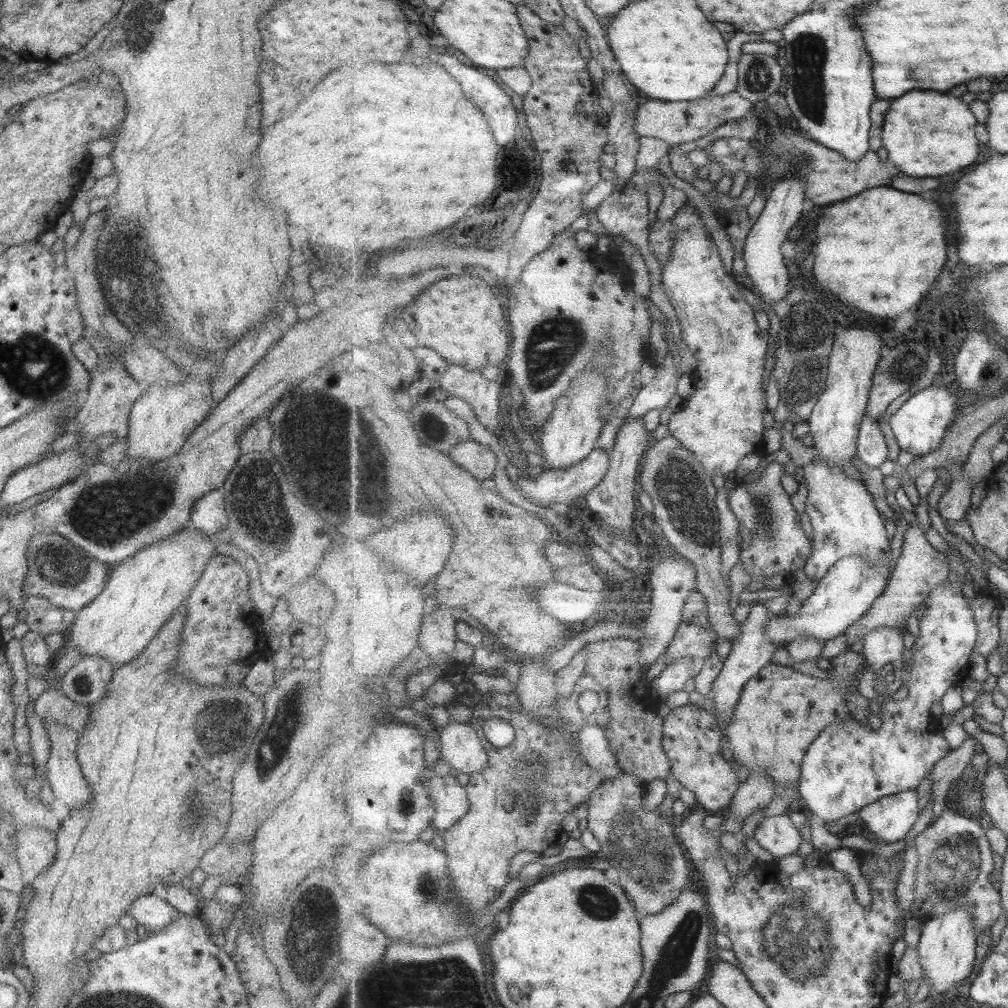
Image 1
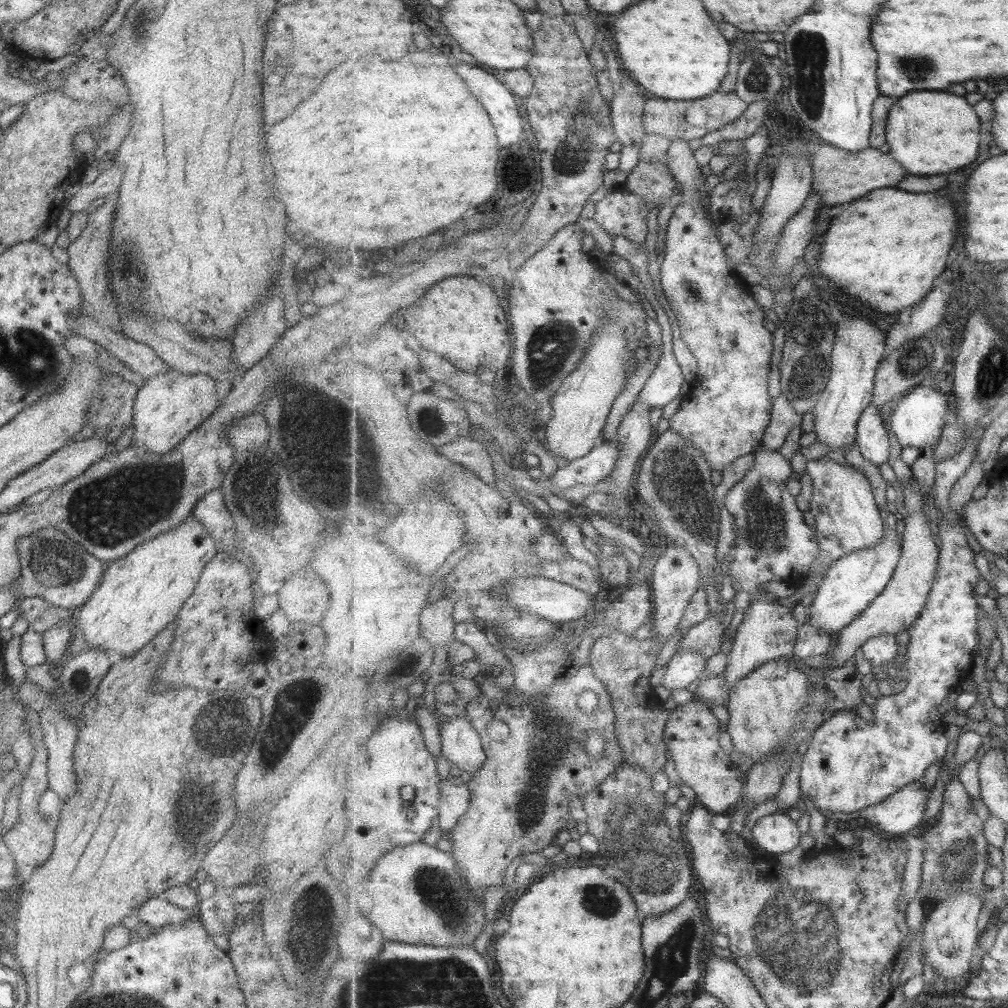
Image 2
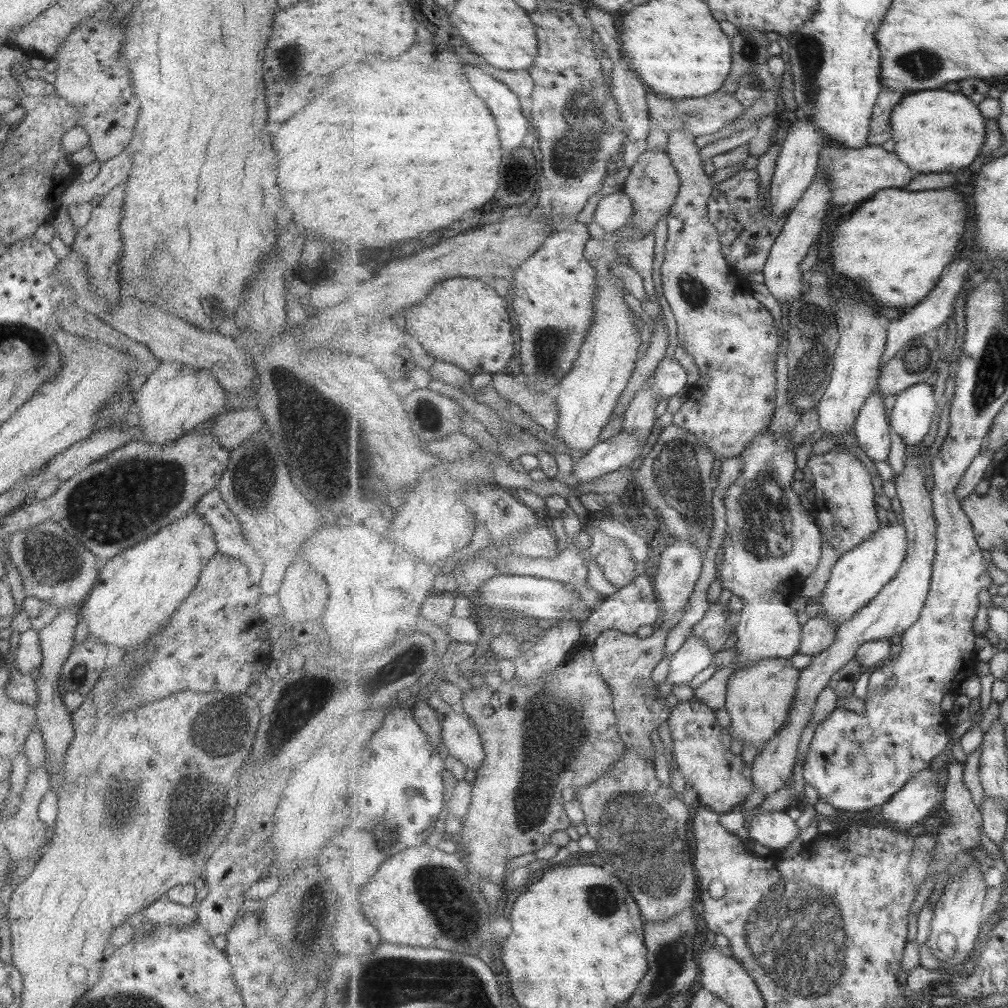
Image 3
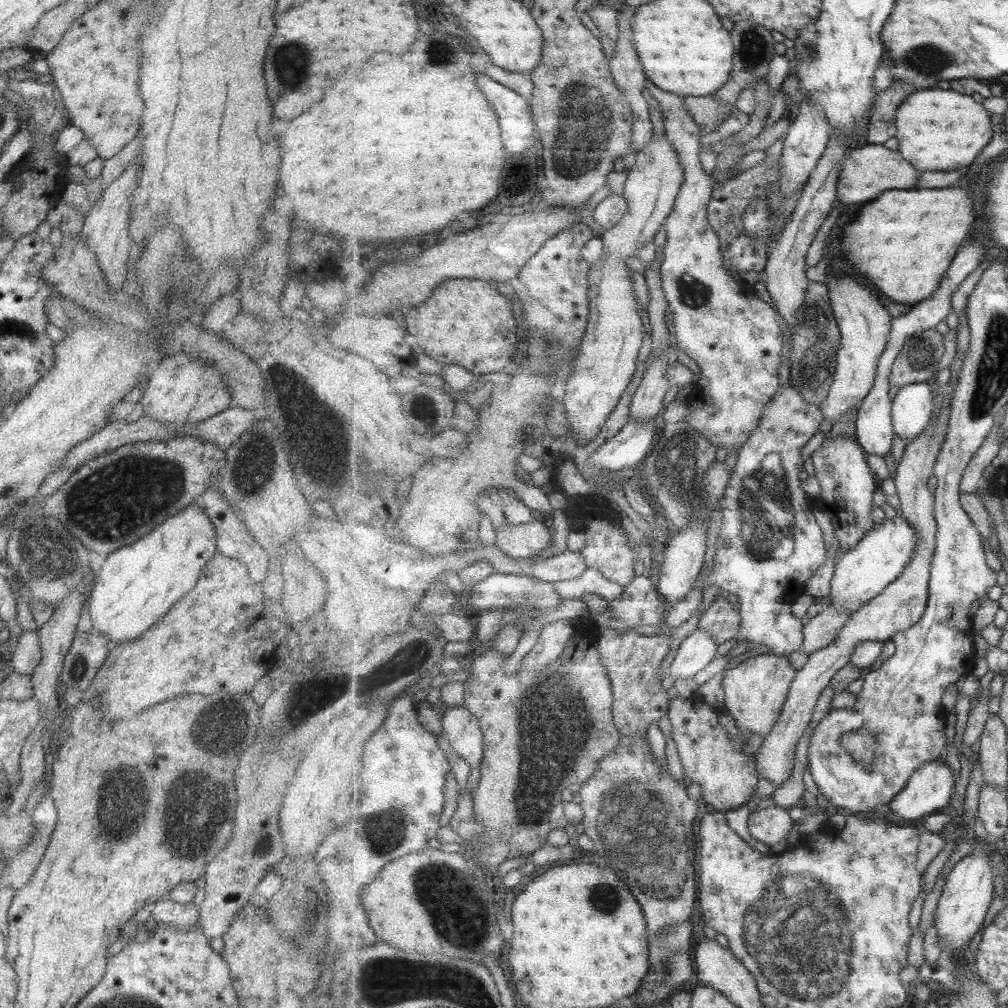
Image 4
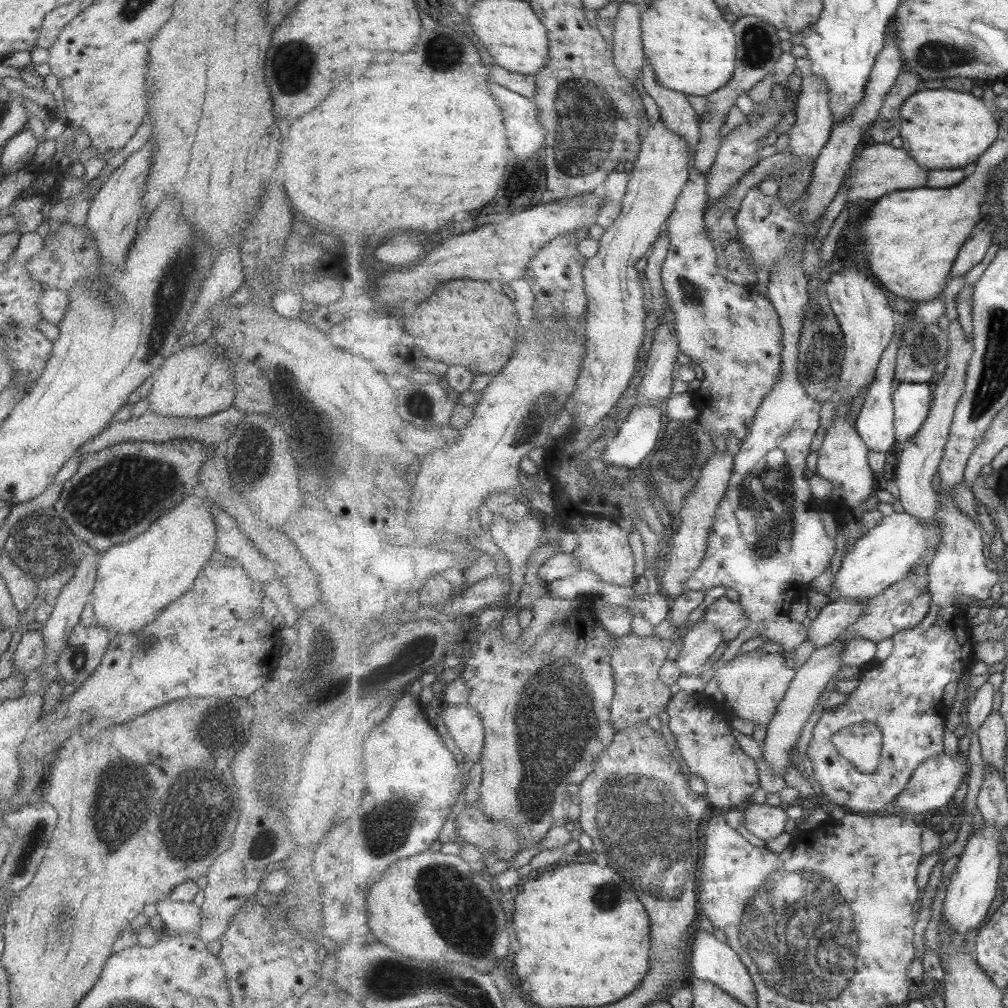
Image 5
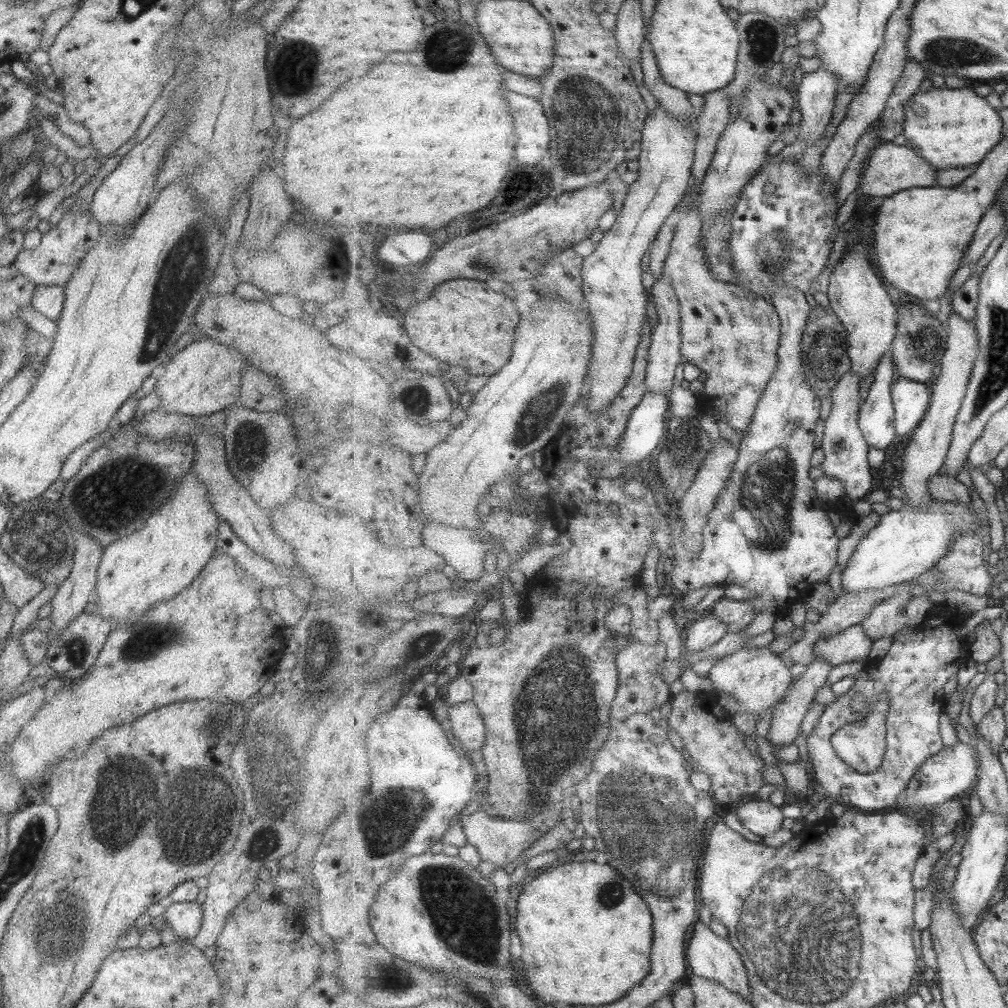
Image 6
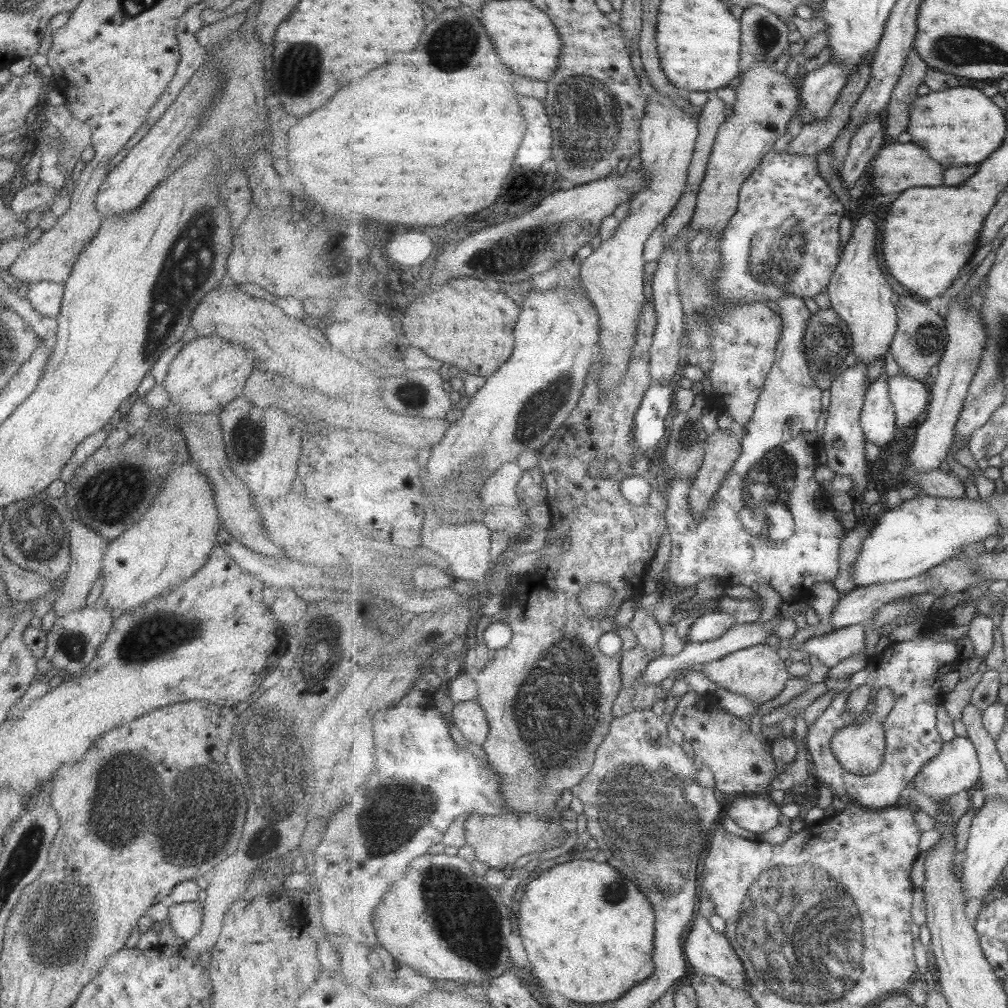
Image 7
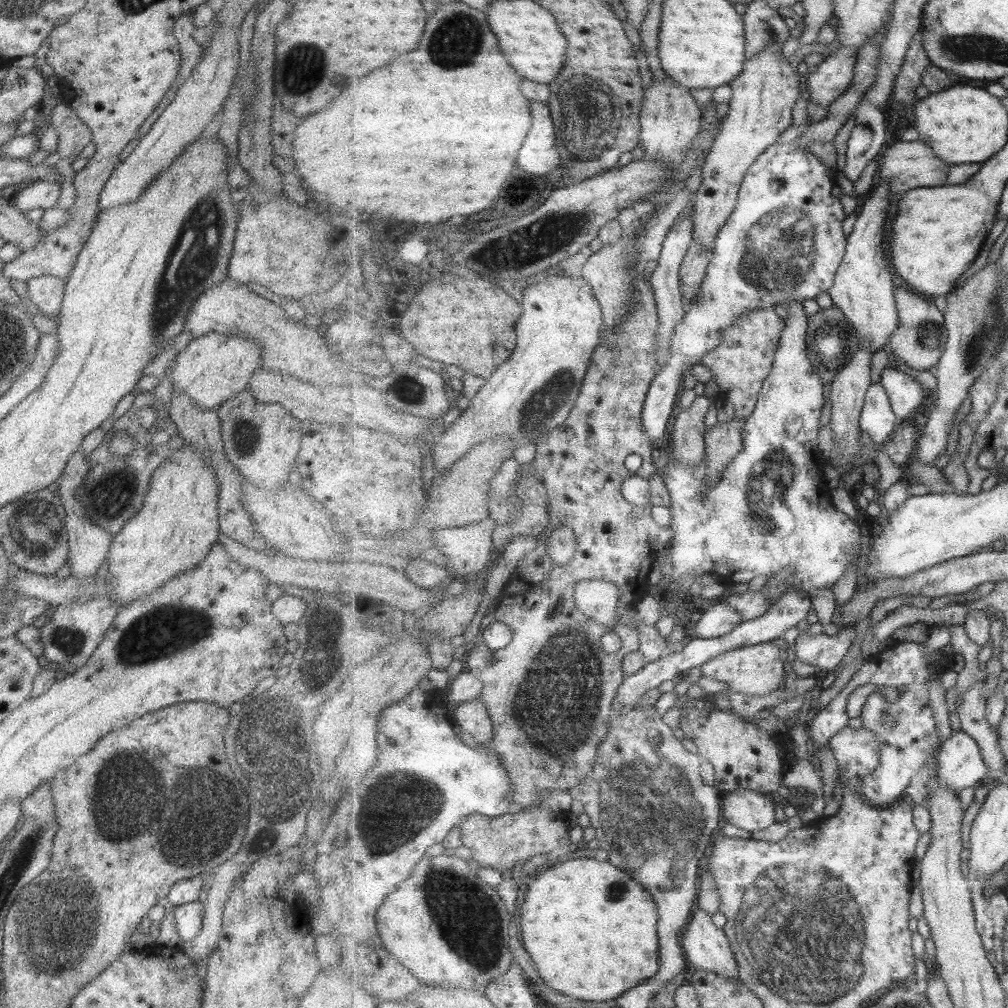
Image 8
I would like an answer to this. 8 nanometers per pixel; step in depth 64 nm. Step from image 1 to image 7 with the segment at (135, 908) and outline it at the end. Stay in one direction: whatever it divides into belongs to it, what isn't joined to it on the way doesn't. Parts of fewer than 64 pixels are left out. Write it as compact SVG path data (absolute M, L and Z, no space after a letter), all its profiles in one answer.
M198 901L167 903L167 922L173 932L184 941L191 940L199 932L202 925L203 905Z

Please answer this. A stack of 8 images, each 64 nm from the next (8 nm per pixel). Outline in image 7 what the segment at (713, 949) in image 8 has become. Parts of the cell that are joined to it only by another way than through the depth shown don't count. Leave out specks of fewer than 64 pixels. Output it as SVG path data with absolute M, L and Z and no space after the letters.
M699 914L697 920L691 924L692 929L684 940L686 959L697 974L707 974L719 978L727 986L745 990L747 988L747 976L745 973L744 963L740 955L733 948L726 933L717 932L707 917Z

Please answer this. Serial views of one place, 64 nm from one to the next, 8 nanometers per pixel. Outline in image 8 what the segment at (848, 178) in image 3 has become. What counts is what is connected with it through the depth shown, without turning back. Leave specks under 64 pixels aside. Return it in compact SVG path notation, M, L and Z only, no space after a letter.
M901 141L894 144L878 158L877 165L881 181L887 181L893 193L909 192L921 186L947 186L951 170L951 166L947 162L941 162L941 158L937 158L937 154L933 154L933 148L925 142Z

